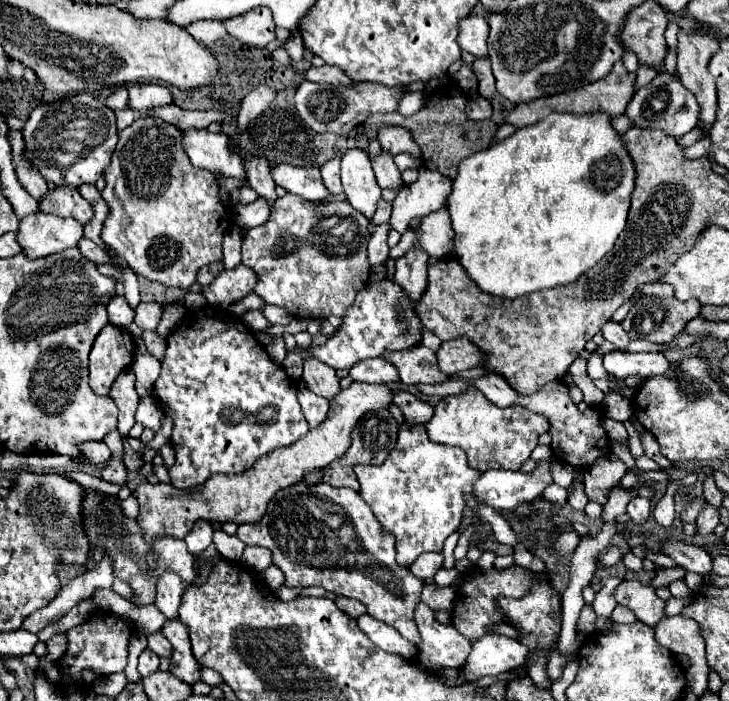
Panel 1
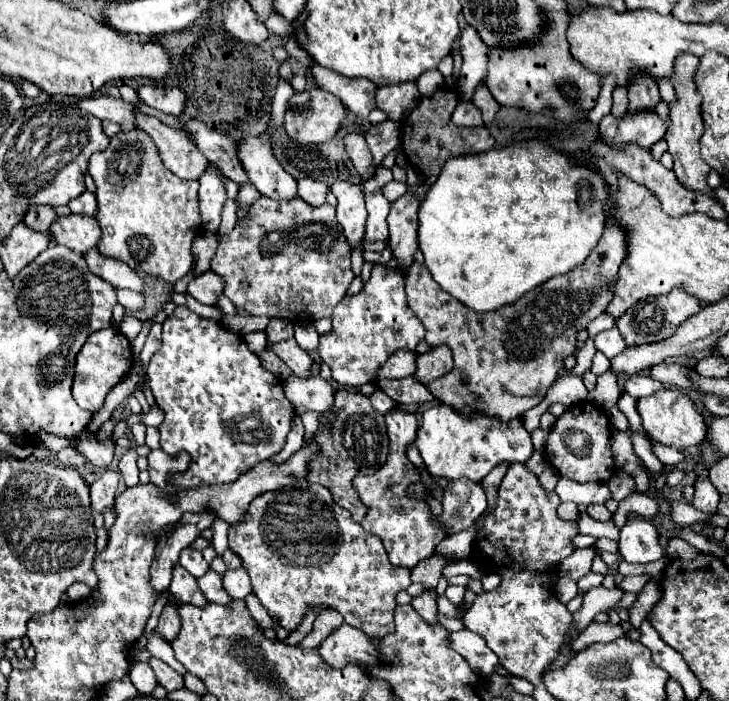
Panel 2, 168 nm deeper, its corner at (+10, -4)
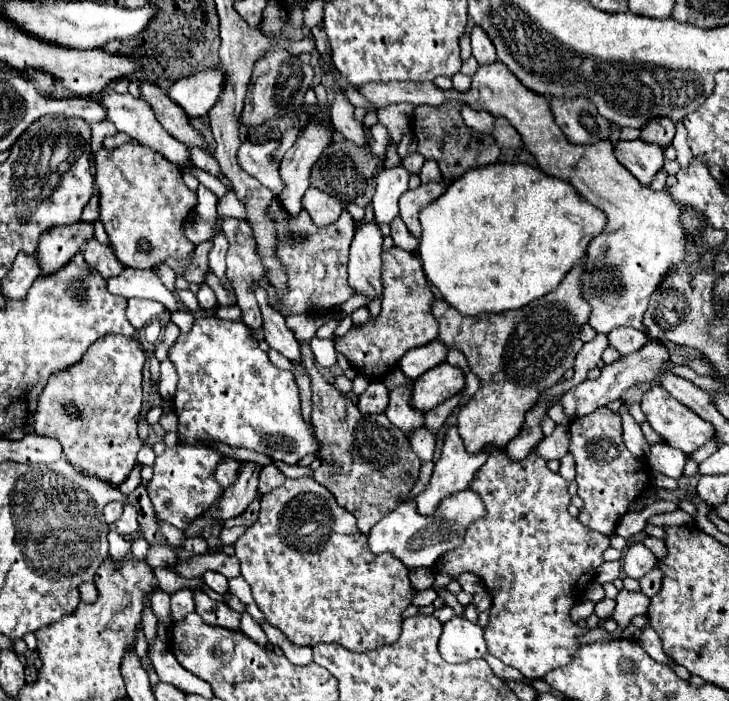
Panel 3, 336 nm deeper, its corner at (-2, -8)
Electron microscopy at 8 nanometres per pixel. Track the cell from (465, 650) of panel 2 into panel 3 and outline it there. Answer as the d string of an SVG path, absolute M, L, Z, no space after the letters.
M454 616L450 622L444 624L438 650L446 662L458 664L472 658L484 658L488 654L488 644L484 642L482 626Z

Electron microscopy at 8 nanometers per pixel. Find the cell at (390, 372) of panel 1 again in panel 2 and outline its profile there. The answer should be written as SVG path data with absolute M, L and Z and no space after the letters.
M396 350L388 362L384 364L384 368L380 368L378 372L378 380L382 378L404 378L404 376L412 376L416 372L416 352L412 350Z

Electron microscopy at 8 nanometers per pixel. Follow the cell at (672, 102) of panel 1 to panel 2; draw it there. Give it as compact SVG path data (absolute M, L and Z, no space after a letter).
M648 112L648 116L626 114L622 120L608 114L598 126L598 138L616 150L626 148L626 144L638 144L648 150L664 136L664 132L666 126L656 112Z

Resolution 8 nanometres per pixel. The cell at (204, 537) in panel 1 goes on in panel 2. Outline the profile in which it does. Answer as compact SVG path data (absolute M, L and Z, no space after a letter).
M184 548L184 552L180 554L180 564L194 576L200 578L210 570L210 564L202 558L202 552L192 550L192 548Z

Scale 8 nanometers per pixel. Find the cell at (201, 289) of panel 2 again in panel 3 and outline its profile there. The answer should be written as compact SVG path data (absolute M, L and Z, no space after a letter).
M200 284L200 292L196 294L196 298L198 298L200 306L206 308L206 310L214 310L214 308L218 306L218 302L216 302L216 294L212 292L212 288L210 288L208 284Z

